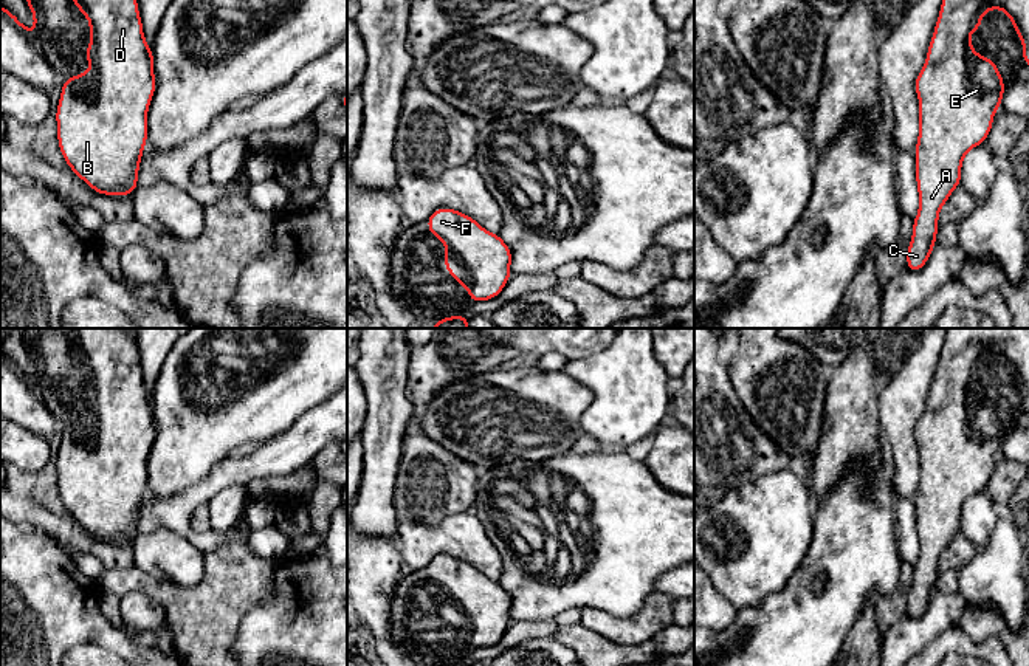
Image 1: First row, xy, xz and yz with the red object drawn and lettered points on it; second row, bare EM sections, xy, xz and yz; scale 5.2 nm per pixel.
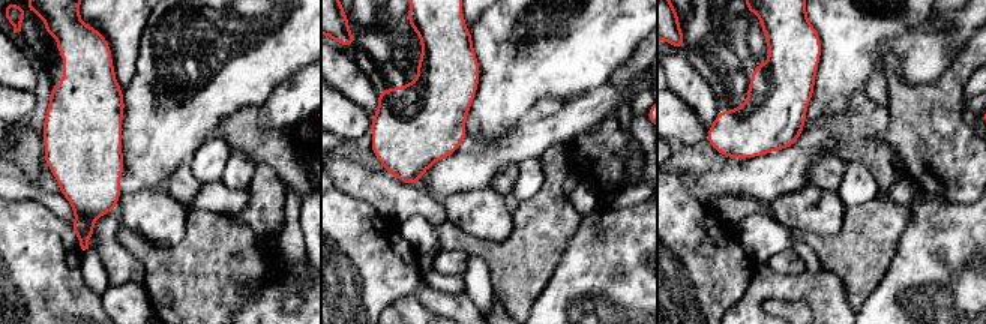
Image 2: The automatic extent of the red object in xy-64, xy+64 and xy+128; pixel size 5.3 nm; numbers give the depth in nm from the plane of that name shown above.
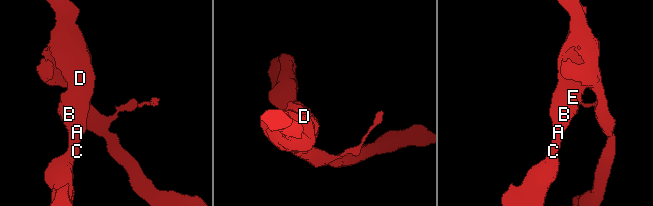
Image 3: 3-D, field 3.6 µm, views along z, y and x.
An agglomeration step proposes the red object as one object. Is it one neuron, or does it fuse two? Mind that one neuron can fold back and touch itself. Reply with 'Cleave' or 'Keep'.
Keep

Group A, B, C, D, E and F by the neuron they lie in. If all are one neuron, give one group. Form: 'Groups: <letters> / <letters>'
Groups: A B C D E F

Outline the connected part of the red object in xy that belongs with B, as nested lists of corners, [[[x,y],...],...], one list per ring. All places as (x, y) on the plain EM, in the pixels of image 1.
[[[71,328],[71,347],[90,369],[91,389],[85,404],[91,417],[60,427],[62,441],[56,455],[59,496],[68,514],[95,539],[132,544],[147,491],[147,457],[157,434],[153,398],[144,386],[135,338],[129,328]]]

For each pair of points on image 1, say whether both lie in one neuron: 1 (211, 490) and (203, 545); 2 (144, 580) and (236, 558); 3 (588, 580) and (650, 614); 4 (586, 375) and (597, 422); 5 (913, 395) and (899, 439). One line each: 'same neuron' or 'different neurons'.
1: same neuron
2: same neuron
3: different neurons
4: same neuron
5: same neuron

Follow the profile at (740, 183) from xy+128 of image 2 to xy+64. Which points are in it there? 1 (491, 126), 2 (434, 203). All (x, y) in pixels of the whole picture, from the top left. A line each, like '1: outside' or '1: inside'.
1: outside
2: outside

